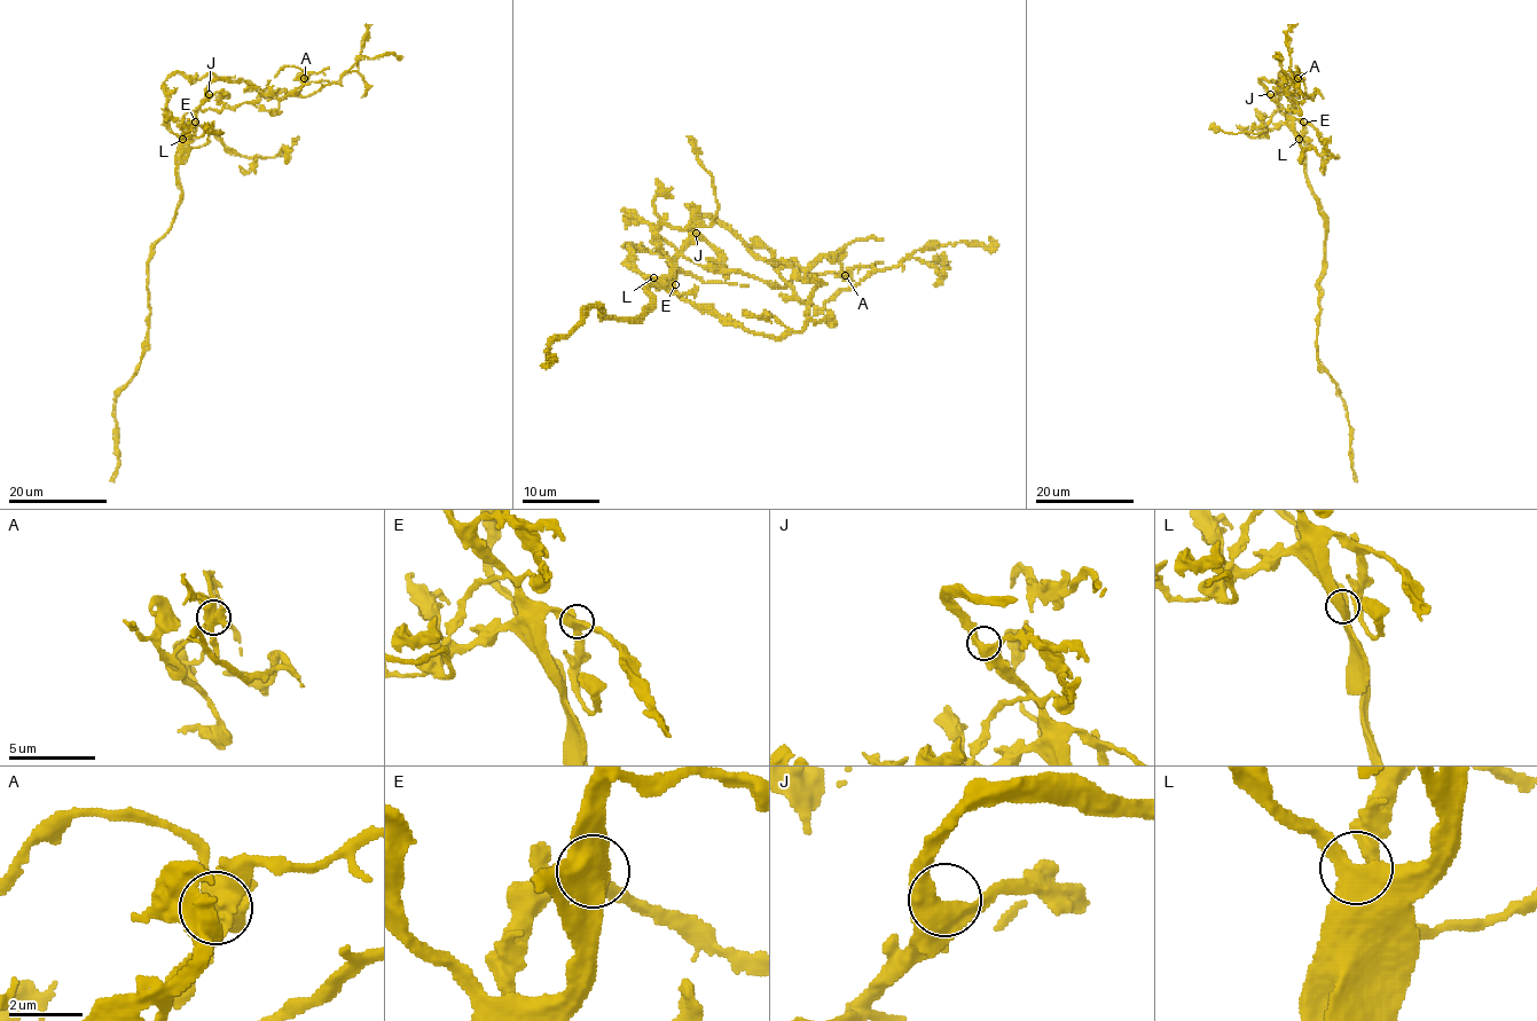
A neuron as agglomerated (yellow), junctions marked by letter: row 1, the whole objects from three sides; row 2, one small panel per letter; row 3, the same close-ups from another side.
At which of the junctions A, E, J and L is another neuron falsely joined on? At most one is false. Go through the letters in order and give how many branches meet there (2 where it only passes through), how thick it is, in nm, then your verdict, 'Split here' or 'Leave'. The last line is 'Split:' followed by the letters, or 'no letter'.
A: Branches: 6. Thickness 600 nm. Split here
E: Branches: 3. Thickness 440 nm. Leave
J: Branches: 3. Thickness 420 nm. Leave
L: Branches: 3. Thickness 360 nm. Leave
Split: A

